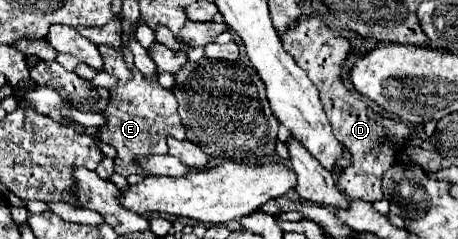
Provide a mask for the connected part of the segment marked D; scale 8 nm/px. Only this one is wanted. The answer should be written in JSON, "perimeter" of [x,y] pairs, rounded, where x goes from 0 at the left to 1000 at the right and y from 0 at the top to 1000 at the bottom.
{"perimeter":[[[688,67],[662,75],[622,151],[614,151],[614,167],[618,167],[618,201],[644,243],[648,276],[662,285],[675,335],[692,360],[701,393],[705,460],[718,494],[731,577],[771,653],[771,695],[758,695],[749,703],[749,720],[740,720],[740,753],[736,753],[740,795],[758,812],[758,828],[766,837],[797,837],[797,845],[832,837],[836,728],[858,695],[862,644],[884,611],[884,586],[893,569],[893,527],[867,502],[836,494],[832,477],[819,477],[814,460],[801,452],[793,418],[771,402],[771,385],[762,385],[749,360],[745,268],[758,243],[766,184],[749,151],[718,126],[701,75],[688,75]]]}

